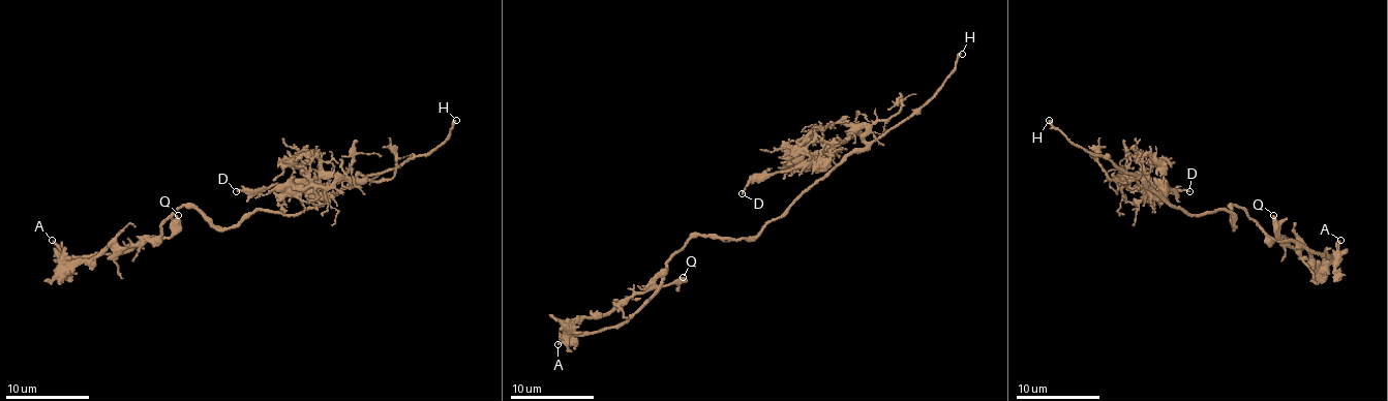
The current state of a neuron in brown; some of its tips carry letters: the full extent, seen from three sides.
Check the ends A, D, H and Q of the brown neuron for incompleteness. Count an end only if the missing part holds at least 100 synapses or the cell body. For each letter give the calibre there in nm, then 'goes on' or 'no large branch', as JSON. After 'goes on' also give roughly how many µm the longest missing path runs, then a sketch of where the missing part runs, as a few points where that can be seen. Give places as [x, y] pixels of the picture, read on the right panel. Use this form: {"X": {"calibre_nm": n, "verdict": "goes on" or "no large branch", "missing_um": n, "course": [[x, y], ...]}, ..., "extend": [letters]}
{"A": {"calibre_nm": 200, "verdict": "no large branch"}, "D": {"calibre_nm": 150, "verdict": "no large branch"}, "H": {"calibre_nm": 280, "verdict": "goes on", "missing_um": 25, "course": [[1049, 120], [1049, 127], [1036, 133], [1034, 142], [1043, 150], [1038, 158], [1036, 154], [1076, 110], [1072, 79]]}, "Q": {"calibre_nm": 320, "verdict": "no large branch"}, "extend": ["H"]}

